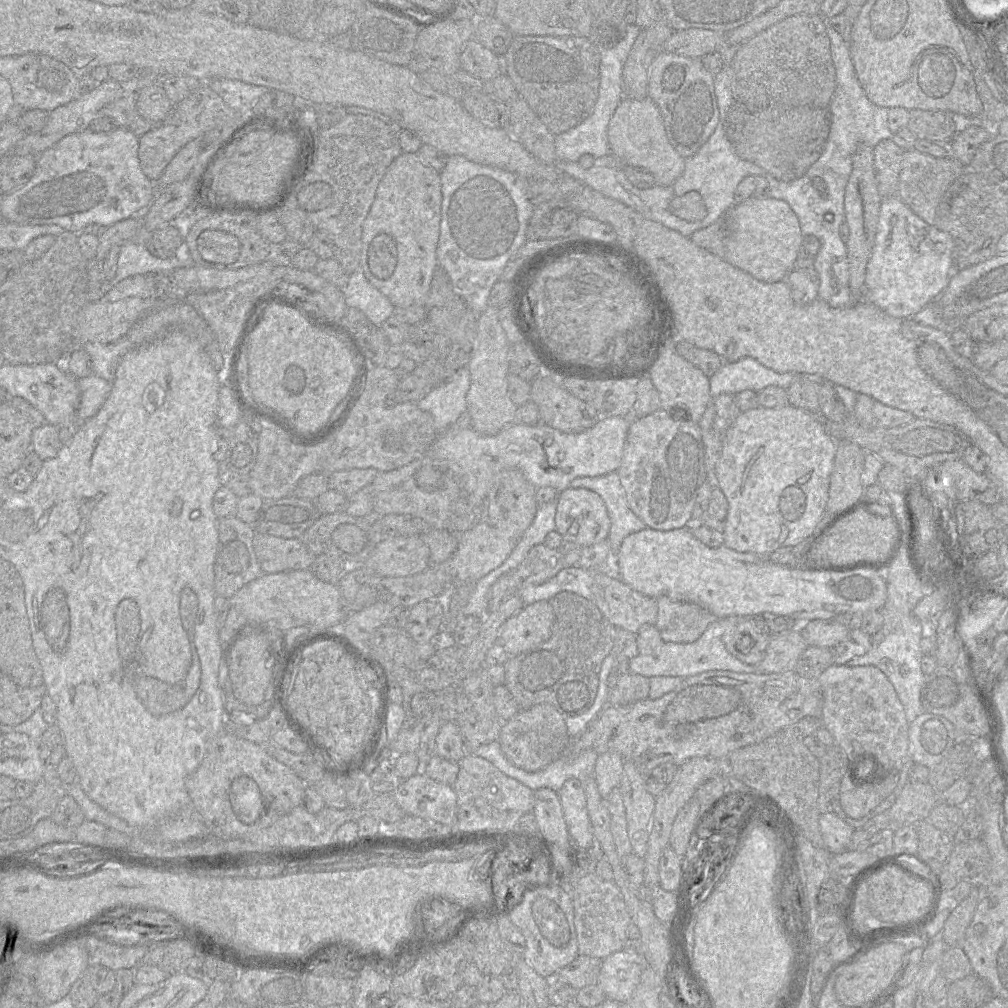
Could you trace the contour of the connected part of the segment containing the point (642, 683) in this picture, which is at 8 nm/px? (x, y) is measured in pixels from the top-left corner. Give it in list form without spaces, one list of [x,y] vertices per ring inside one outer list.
[[[613,651],[617,655],[619,677],[617,685],[608,692],[608,704],[622,706],[647,699],[650,690],[648,677],[632,673],[630,661],[621,651]]]

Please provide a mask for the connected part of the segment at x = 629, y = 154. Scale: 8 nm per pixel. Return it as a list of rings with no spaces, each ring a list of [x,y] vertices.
[[[650,97],[641,100],[623,98],[610,119],[608,127],[608,140],[611,153],[622,164],[642,168],[650,172],[656,185],[673,186],[685,169],[686,159],[682,157],[670,144],[664,127],[663,118],[658,106]]]

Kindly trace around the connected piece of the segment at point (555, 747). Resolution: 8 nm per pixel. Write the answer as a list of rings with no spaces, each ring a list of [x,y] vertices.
[[[538,704],[528,710],[520,710],[503,722],[498,741],[505,757],[514,766],[526,772],[537,772],[558,759],[571,739],[563,715],[550,704]]]

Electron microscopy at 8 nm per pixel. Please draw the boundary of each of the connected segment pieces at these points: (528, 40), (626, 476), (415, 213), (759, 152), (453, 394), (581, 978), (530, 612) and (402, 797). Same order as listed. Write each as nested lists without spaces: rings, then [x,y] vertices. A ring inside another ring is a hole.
[[[515,36],[508,51],[503,56],[503,72],[511,78],[520,97],[528,103],[531,109],[554,135],[558,135],[575,127],[591,114],[599,95],[599,85],[601,82],[600,65],[601,53],[599,48],[594,45],[588,37],[580,36]]]
[[[659,409],[647,416],[631,421],[624,444],[622,464],[617,471],[625,489],[631,510],[647,527],[668,531],[688,527],[700,488],[707,479],[705,448],[698,423],[678,420],[677,410]]]
[[[402,152],[381,179],[374,202],[364,221],[360,267],[367,280],[386,296],[394,307],[423,305],[438,268],[442,190],[440,172],[424,163],[418,152]]]
[[[734,102],[728,109],[724,130],[741,159],[760,166],[780,181],[790,182],[802,177],[820,158],[827,144],[831,123],[829,107],[769,107],[751,111],[743,103]]]
[[[468,367],[459,369],[451,378],[434,388],[416,404],[431,414],[435,429],[444,432],[454,425],[466,410],[466,394],[470,388]]]
[[[579,954],[573,962],[559,970],[555,978],[580,990],[592,983],[596,983],[602,960]]]
[[[549,601],[535,602],[503,624],[498,643],[510,656],[519,655],[548,640],[553,623],[554,612]]]
[[[419,772],[403,780],[392,795],[406,815],[456,827],[458,806],[452,786]]]

